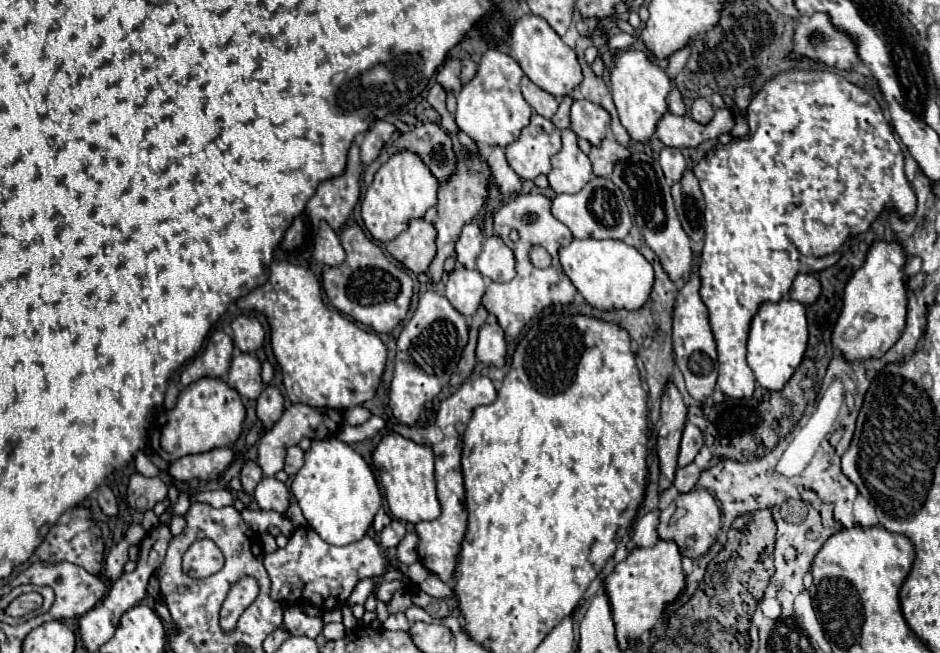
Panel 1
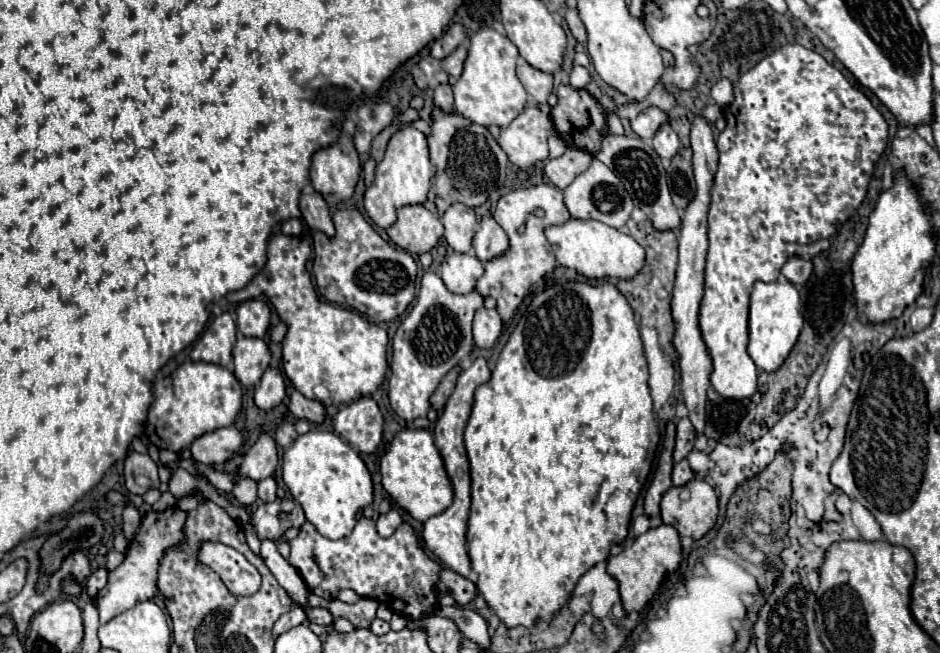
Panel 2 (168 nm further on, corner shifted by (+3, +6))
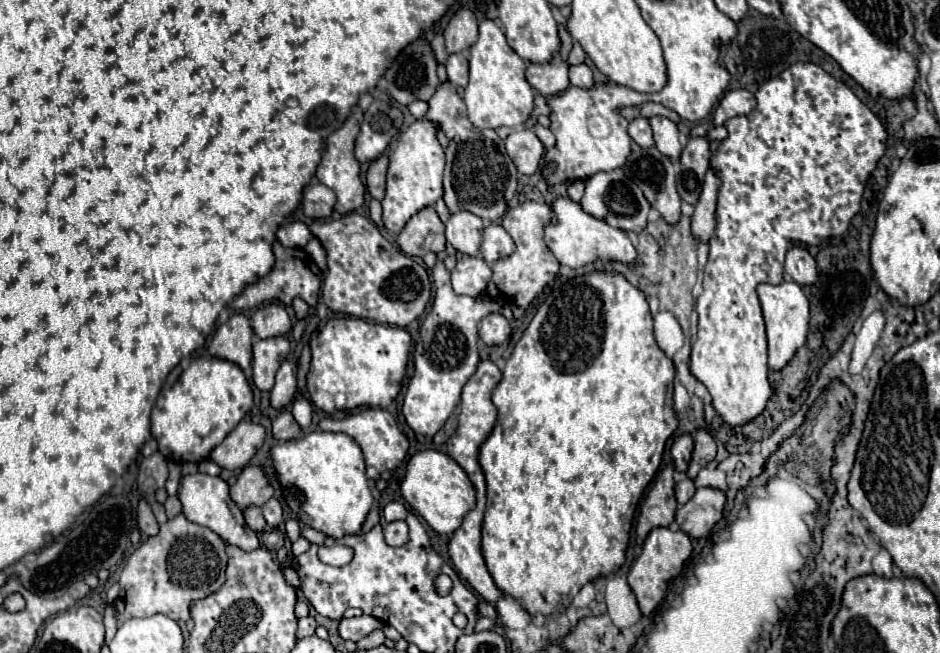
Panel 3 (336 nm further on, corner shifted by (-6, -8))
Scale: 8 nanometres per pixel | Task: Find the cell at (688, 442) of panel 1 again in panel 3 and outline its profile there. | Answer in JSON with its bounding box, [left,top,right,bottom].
[671,434,693,472]

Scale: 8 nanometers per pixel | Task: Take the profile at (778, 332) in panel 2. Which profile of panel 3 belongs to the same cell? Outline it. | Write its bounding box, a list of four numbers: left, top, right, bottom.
[757,280,809,370]

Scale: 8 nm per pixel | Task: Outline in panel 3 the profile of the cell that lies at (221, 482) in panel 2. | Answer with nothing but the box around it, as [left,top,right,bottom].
[179,474,261,552]

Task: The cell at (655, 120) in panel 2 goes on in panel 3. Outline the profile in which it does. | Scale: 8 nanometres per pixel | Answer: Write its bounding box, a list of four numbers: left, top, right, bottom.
[627,116,655,148]

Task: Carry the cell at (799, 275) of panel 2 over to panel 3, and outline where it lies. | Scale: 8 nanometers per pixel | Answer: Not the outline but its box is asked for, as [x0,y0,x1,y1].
[783,246,817,284]

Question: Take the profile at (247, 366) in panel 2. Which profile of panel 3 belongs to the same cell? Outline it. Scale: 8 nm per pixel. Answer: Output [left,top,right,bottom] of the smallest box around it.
[253,336,289,390]

